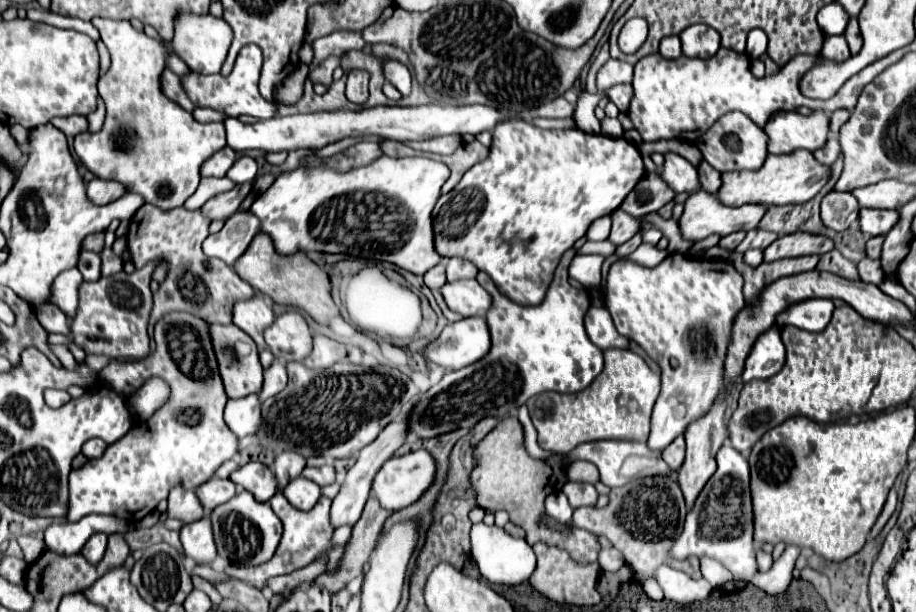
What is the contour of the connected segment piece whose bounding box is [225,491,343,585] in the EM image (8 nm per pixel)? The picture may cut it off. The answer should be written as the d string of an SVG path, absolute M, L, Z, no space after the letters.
M275 493L271 499L269 499L269 505L271 509L275 511L275 515L281 519L283 523L283 537L281 537L281 543L275 551L275 555L257 565L257 567L227 567L225 571L241 581L247 581L251 585L263 585L269 577L275 577L275 575L285 575L285 573L291 573L295 569L301 569L305 565L309 565L315 557L319 557L323 551L329 549L329 563L327 563L327 571L333 571L339 563L339 559L343 557L343 547L339 549L331 549L331 535L333 535L333 527L329 525L329 507L331 507L331 499L327 497L321 497L317 501L317 505L311 509L311 511L299 511L295 507L289 505L289 501L283 497L283 493Z

